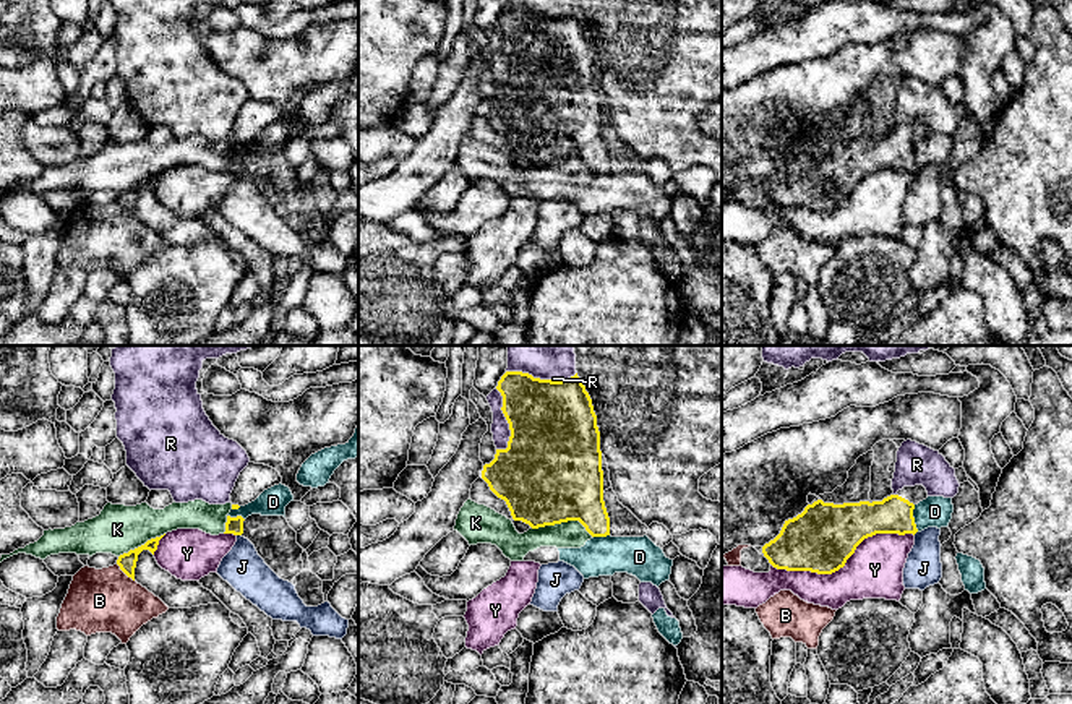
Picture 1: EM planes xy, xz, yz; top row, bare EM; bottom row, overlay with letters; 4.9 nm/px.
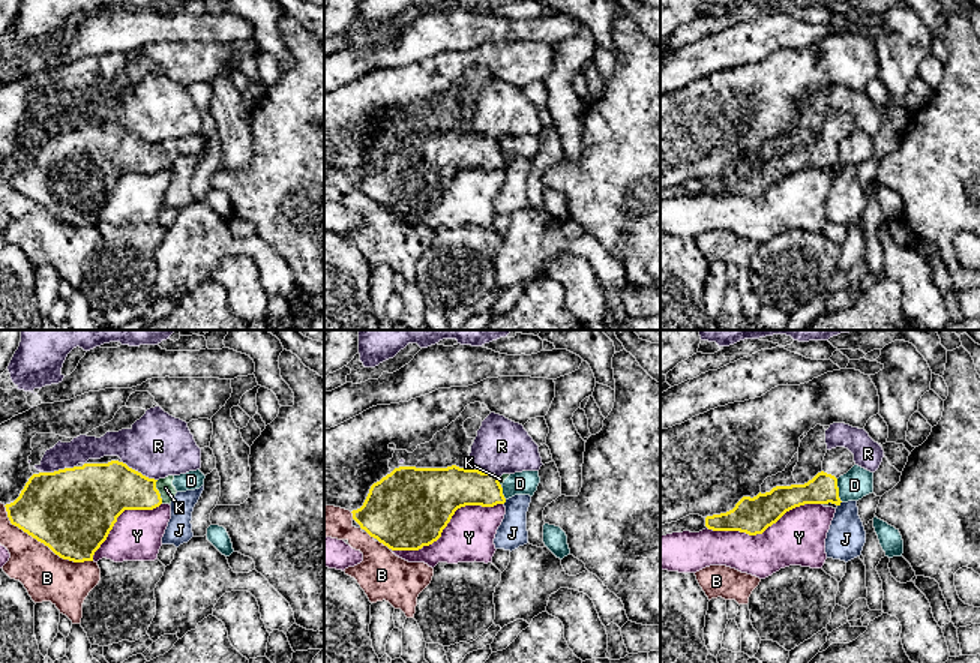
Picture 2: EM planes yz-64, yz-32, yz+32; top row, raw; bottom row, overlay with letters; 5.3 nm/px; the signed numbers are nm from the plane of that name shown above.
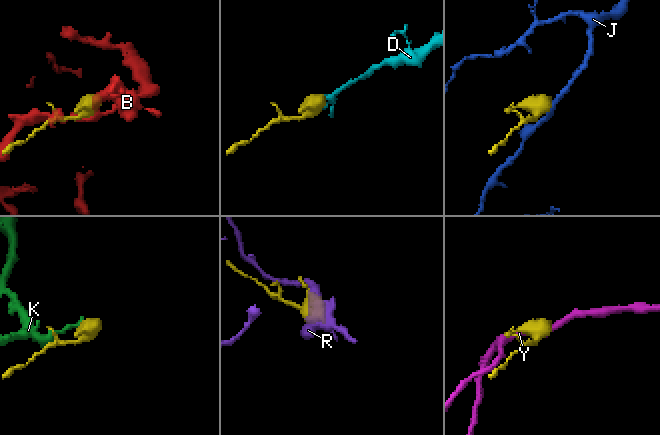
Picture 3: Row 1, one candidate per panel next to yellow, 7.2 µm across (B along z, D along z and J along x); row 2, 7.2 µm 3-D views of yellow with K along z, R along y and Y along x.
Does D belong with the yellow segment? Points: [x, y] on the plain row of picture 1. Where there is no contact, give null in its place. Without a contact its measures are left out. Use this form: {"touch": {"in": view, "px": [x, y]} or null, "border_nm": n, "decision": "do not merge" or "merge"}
{"touch": {"in": "yz", "px": [913, 154]}, "border_nm": 140, "decision": "do not merge"}

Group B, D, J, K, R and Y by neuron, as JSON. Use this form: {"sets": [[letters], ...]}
{"sets": [["B"], ["D", "K"], ["J"], ["R"], ["Y"]]}

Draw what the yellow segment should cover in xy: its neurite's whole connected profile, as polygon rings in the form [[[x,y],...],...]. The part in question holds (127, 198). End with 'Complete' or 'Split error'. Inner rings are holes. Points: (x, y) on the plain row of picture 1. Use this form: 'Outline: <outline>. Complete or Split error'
Outline: [[[164,172],[161,174],[156,174],[156,175],[151,175],[148,177],[144,182],[135,185],[135,187],[130,187],[128,190],[123,190],[118,193],[117,196],[117,201],[120,203],[120,206],[135,217],[135,204],[136,204],[136,198],[138,198],[138,191],[143,188],[143,187],[149,187],[152,191],[154,188],[157,187],[157,182],[159,182],[159,177],[162,175]]]. Complete

